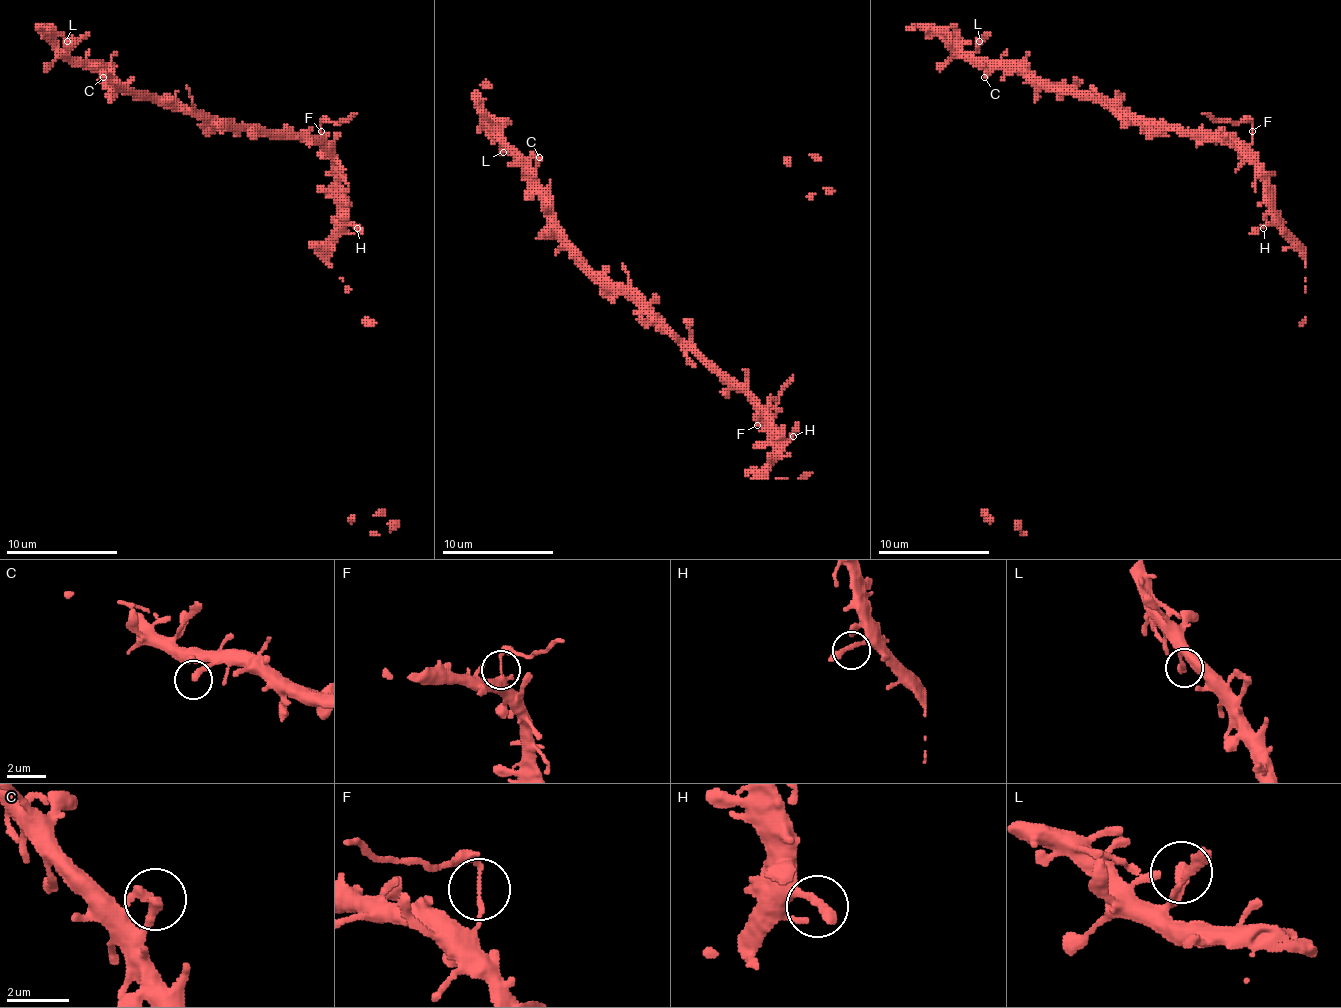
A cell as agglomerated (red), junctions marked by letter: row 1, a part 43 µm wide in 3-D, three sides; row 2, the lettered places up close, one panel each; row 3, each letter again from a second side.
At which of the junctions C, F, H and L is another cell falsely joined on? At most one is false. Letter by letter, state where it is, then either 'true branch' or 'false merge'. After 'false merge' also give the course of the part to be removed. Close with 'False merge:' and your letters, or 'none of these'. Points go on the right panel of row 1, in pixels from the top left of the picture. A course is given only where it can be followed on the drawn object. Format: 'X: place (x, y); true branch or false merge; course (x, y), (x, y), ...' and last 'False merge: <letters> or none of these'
C: place (984, 77); true branch
F: place (1252, 131); false merge; course (1252, 130), (1249, 122), (1213, 122), (1202, 113)
H: place (1263, 228); true branch
L: place (979, 41); true branch
False merge: F

